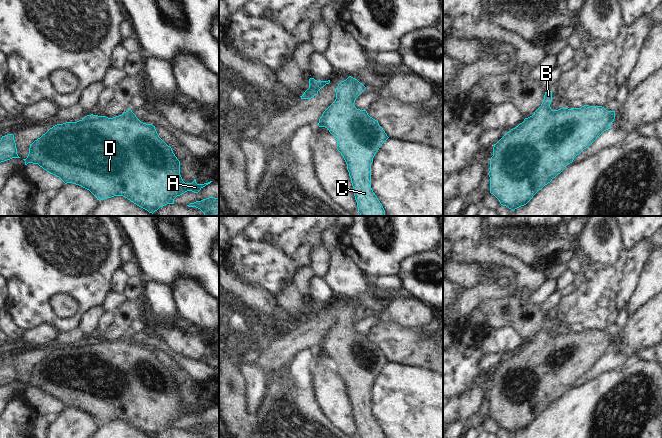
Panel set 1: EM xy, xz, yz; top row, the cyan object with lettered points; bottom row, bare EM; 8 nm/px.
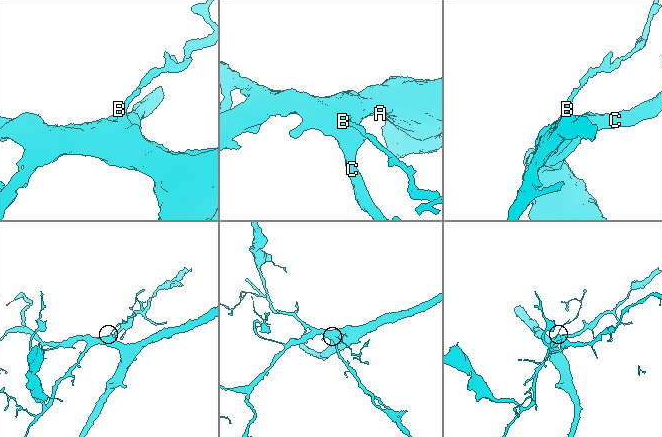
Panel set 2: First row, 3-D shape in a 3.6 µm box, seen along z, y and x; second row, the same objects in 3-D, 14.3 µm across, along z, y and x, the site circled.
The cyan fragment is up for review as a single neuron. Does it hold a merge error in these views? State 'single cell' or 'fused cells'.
single cell

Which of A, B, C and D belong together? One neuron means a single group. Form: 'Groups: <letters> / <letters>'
Groups: A B C D

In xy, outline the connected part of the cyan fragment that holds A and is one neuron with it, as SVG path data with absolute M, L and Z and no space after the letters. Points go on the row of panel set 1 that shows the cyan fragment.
M130 108L113 118L91 114L77 122L57 124L30 145L29 154L23 160L25 165L38 164L65 184L73 183L89 190L99 201L123 196L152 214L160 207L174 204L177 196L187 191L198 193L212 182L197 184L194 179L192 183L185 183L180 175L180 161L172 148L159 137L155 126L141 122Z

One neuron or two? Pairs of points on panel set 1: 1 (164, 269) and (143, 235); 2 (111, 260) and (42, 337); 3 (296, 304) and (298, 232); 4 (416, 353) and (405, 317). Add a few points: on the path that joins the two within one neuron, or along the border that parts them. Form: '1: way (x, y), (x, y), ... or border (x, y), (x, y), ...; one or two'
1: way (163, 261), (162, 254), (151, 243); one
2: border (28, 330), (42, 324), (49, 324), (57, 334); two
3: border (292, 282), (288, 283), (275, 298); two
4: border (386, 320), (406, 327), (422, 328); two

